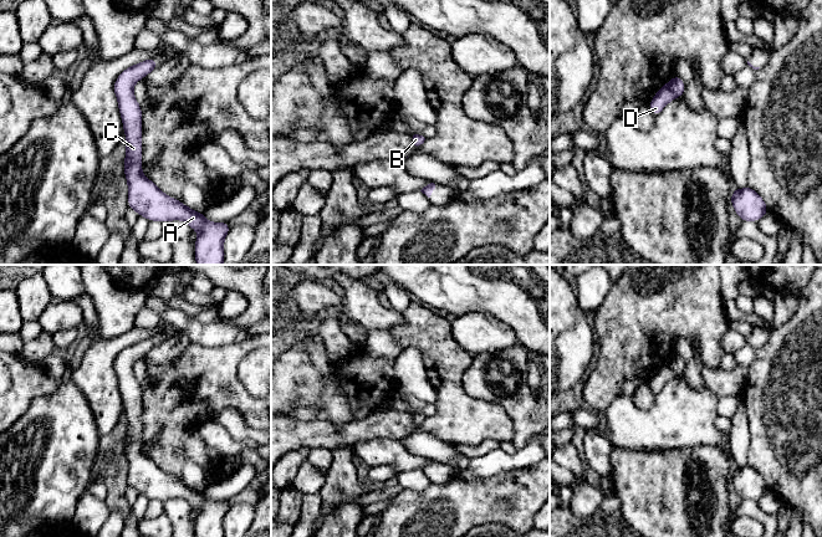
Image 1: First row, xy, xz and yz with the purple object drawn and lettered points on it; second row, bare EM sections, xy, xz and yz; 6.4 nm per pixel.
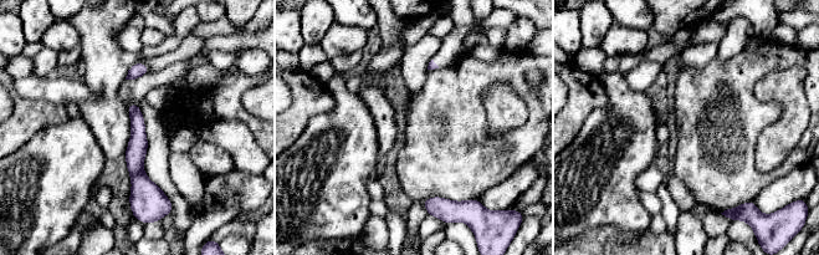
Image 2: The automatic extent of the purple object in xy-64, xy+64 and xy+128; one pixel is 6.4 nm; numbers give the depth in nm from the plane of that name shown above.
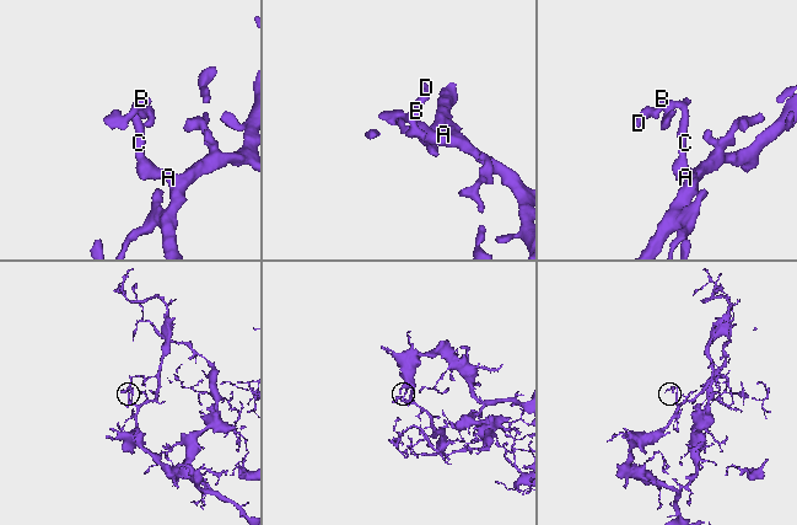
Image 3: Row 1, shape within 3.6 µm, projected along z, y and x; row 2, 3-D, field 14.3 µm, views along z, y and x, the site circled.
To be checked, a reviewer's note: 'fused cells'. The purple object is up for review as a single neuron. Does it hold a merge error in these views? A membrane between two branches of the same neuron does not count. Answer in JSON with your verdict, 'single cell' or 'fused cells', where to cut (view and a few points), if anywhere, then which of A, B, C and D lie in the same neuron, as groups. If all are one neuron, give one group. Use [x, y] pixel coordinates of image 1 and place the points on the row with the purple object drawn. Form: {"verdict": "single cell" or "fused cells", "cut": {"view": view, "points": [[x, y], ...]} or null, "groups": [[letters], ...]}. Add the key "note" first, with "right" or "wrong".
{"note": "wrong", "verdict": "single cell", "cut": null, "groups": [["A", "B", "C", "D"]]}

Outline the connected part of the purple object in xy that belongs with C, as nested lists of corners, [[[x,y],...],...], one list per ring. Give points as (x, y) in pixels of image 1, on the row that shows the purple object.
[[[155,57],[126,68],[116,80],[113,91],[126,133],[124,175],[128,183],[128,208],[150,221],[184,220],[198,230],[195,241],[196,265],[223,265],[224,239],[230,231],[229,223],[211,223],[185,206],[180,200],[165,195],[142,174],[142,108],[133,94],[133,86],[158,67]]]

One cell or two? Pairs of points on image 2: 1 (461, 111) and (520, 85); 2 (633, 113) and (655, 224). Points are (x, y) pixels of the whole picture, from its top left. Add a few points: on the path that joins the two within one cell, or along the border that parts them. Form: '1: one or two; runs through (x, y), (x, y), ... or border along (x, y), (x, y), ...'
1: one; runs through (471, 95), (489, 77), (503, 77)
2: two; border along (651, 217), (646, 229)

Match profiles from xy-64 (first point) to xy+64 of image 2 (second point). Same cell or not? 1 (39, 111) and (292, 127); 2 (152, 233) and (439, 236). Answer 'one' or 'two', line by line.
1: one
2: one

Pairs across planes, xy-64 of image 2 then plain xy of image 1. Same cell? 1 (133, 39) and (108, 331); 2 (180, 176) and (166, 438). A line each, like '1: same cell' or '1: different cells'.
1: same cell
2: different cells

